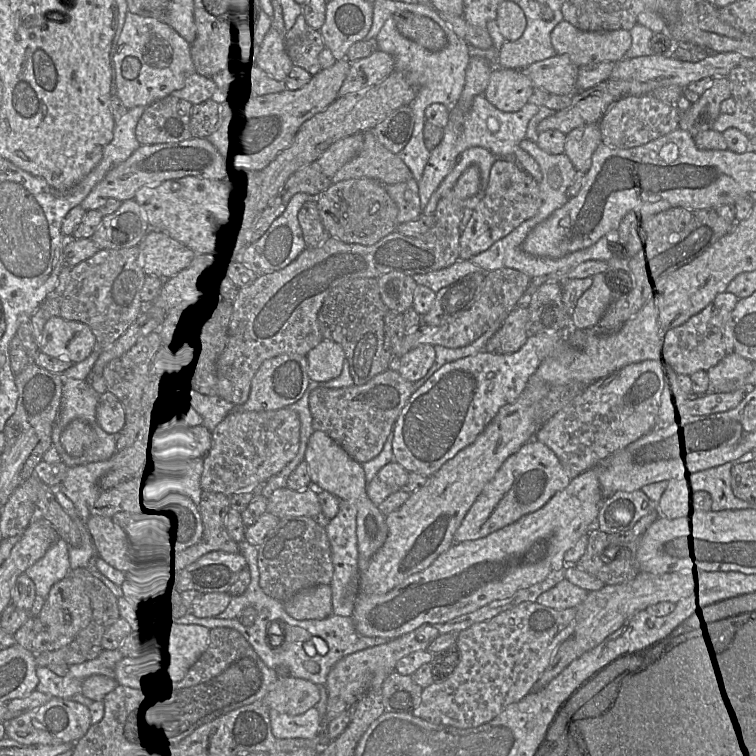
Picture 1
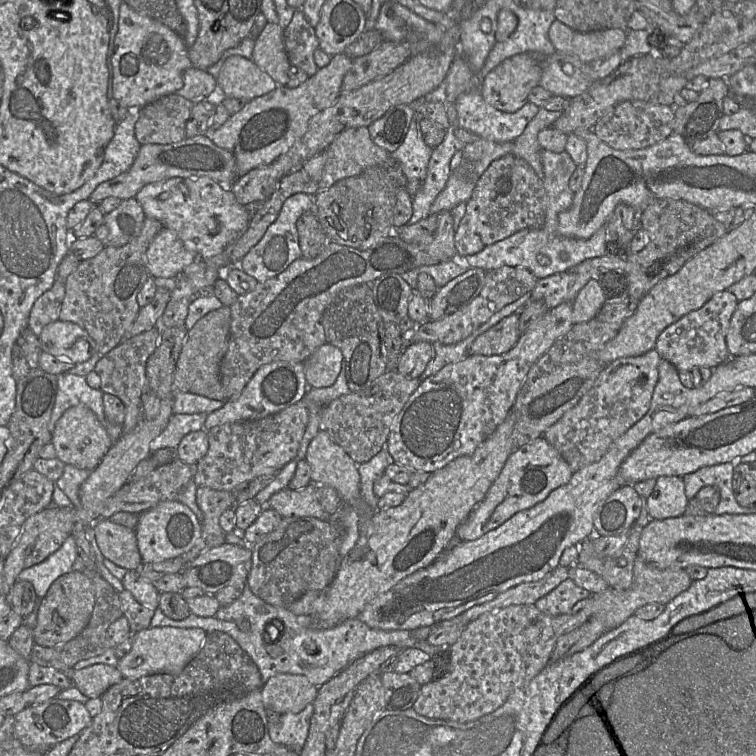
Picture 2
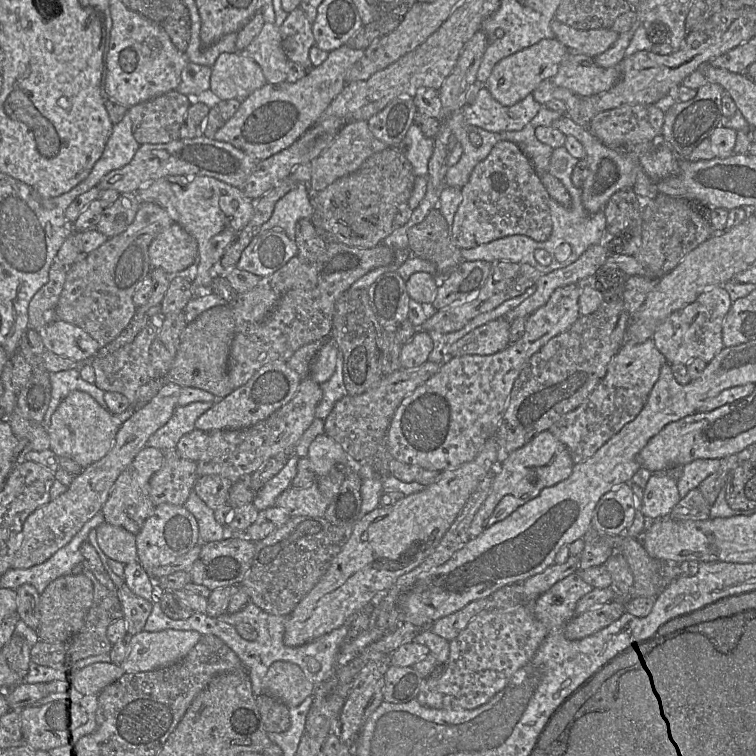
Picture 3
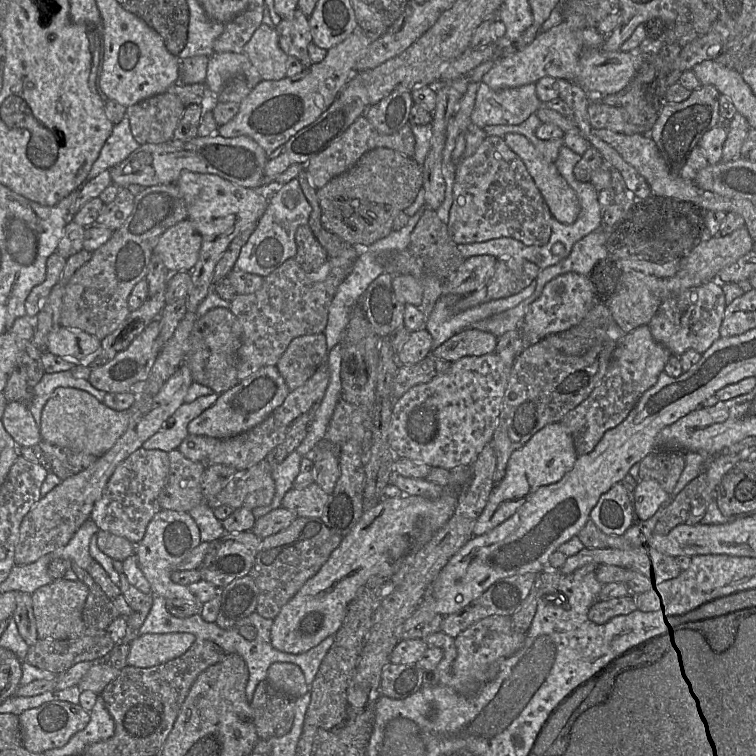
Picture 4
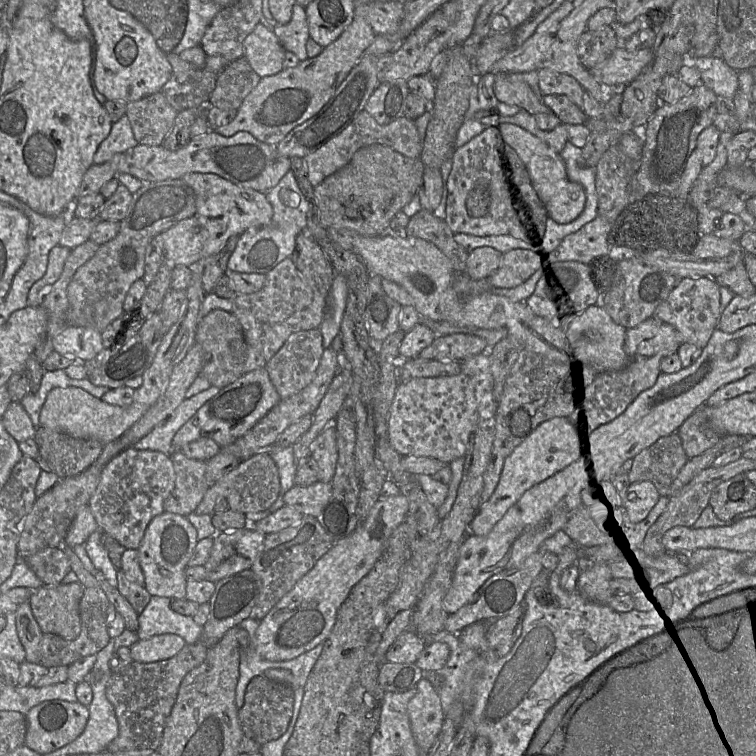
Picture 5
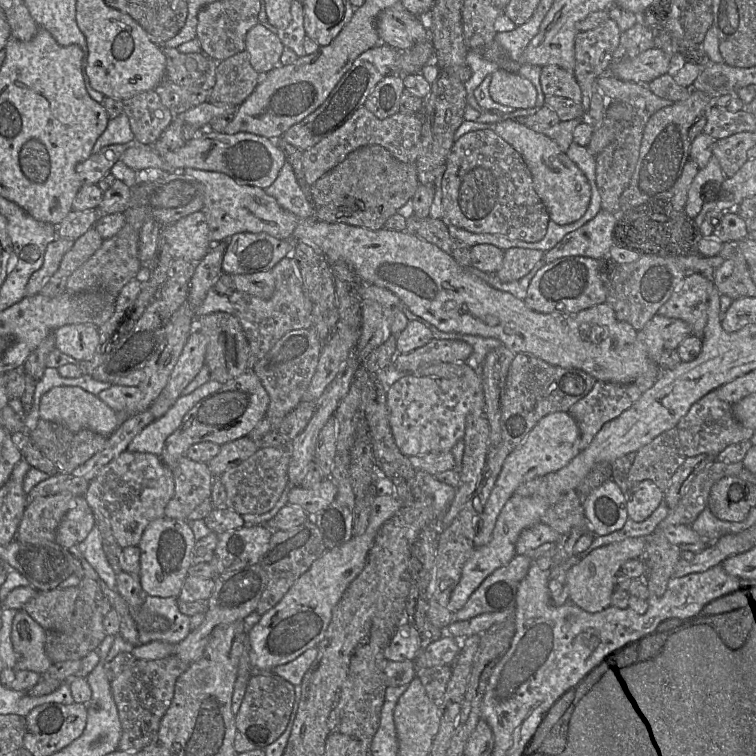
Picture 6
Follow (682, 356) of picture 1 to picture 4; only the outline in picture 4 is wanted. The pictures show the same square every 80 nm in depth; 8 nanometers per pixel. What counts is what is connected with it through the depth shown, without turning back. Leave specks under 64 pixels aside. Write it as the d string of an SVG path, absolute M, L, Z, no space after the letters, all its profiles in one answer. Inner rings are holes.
M717 278L688 288L676 295L665 297L648 326L653 338L665 346L672 355L680 356L693 349L703 354L720 336L726 300Z

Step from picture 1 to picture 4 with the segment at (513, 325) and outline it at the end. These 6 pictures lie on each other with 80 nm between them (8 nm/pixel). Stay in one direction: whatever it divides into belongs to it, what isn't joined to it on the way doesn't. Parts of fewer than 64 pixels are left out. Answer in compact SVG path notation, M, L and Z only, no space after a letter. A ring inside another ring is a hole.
M465 329L432 351L432 356L455 362L466 356L482 356L493 353L498 338L490 332Z

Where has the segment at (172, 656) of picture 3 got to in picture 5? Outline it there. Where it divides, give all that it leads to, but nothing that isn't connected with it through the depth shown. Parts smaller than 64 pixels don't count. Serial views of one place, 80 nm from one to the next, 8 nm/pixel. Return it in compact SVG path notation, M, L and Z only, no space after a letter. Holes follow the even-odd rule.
M160 634L148 639L139 639L130 647L130 653L133 661L151 663L172 658L186 644L186 641L177 634Z

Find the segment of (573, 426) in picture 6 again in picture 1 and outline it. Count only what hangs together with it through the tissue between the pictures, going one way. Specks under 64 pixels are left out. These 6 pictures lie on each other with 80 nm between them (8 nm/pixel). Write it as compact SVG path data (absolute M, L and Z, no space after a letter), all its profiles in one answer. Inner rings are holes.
M533 439L503 463L494 478L473 503L454 534L455 542L472 541L510 525L521 517L542 508L572 478L552 449Z

